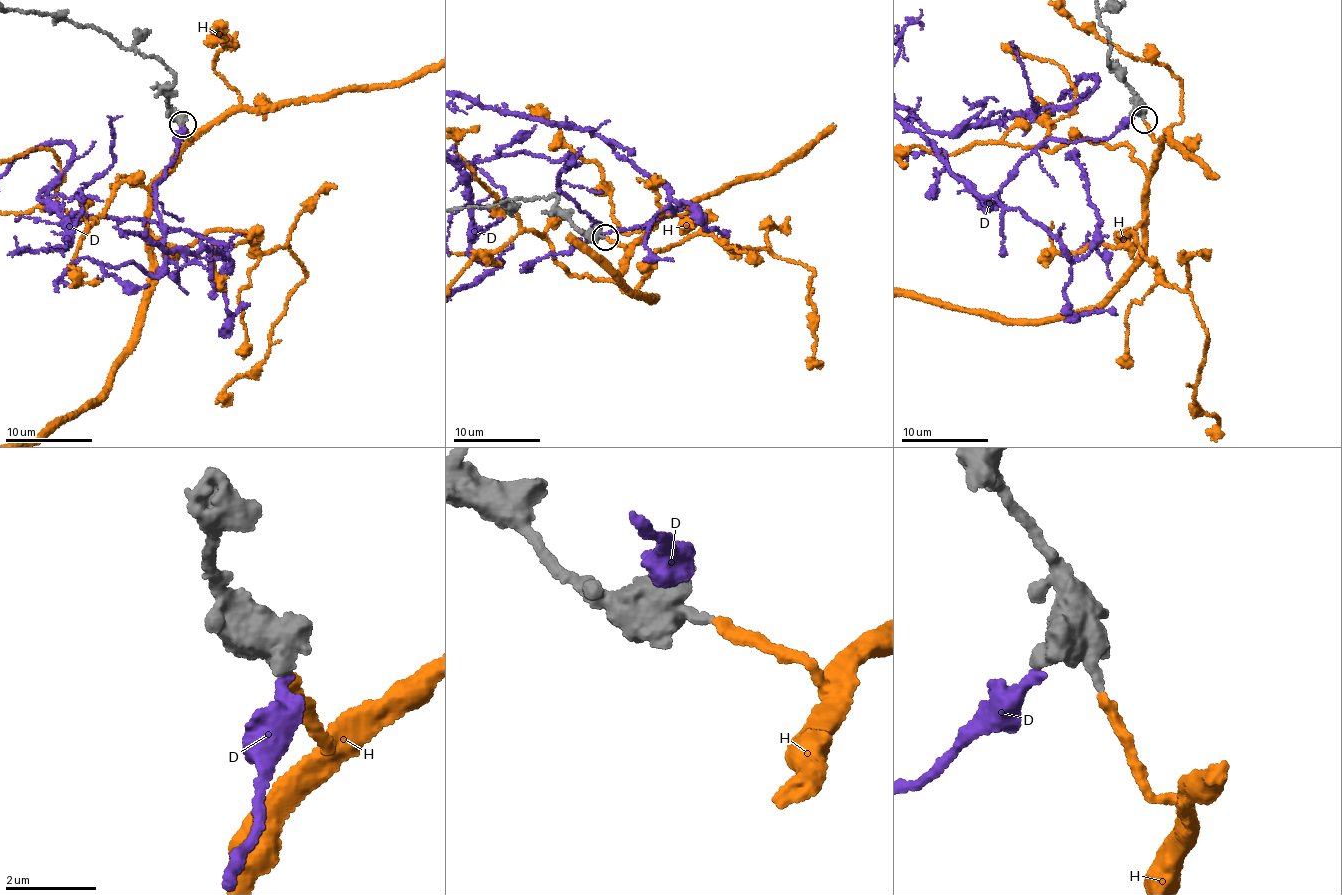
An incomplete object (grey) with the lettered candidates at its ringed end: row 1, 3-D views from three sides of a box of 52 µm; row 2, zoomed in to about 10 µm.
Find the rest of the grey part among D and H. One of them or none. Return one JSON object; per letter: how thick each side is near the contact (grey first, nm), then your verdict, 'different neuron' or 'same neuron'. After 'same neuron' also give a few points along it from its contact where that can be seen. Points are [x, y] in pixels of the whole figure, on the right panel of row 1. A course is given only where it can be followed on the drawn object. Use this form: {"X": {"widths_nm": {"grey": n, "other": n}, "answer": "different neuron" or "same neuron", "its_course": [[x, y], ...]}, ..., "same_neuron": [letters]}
{"D": {"widths_nm": {"grey": 480, "other": 400}, "answer": "different neuron"}, "H": {"widths_nm": {"grey": 300, "other": 260}, "answer": "same neuron"}, "same_neuron": ["H"]}

